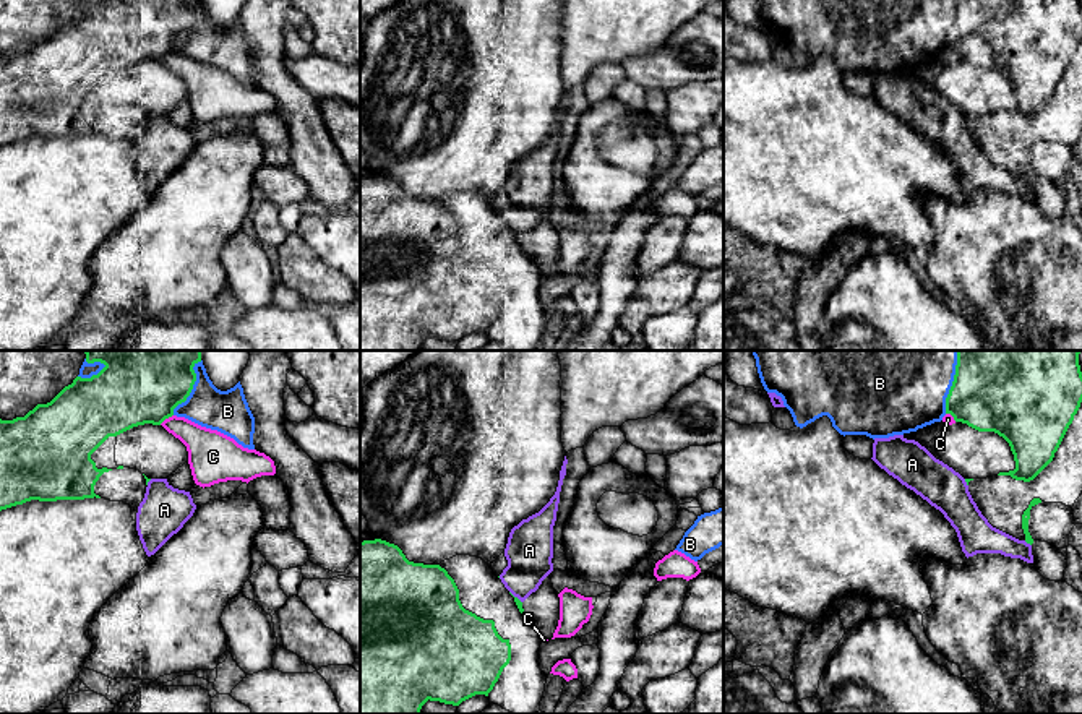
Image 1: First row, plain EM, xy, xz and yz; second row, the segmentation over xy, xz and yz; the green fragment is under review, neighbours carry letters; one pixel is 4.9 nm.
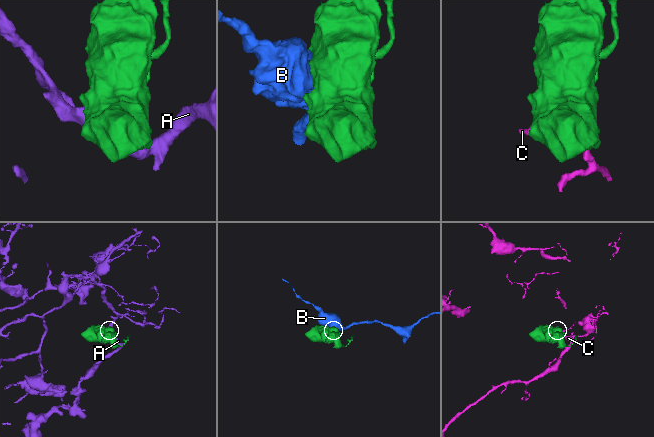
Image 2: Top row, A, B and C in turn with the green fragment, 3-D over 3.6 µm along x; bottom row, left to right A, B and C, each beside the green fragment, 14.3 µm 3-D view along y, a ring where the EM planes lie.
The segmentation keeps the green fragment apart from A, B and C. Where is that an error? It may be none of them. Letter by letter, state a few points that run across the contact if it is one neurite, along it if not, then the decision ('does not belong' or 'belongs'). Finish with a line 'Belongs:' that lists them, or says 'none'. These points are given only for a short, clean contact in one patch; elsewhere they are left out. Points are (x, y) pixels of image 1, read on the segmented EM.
A: does not belong
B: does not belong
C: does not belong
Belongs: none

